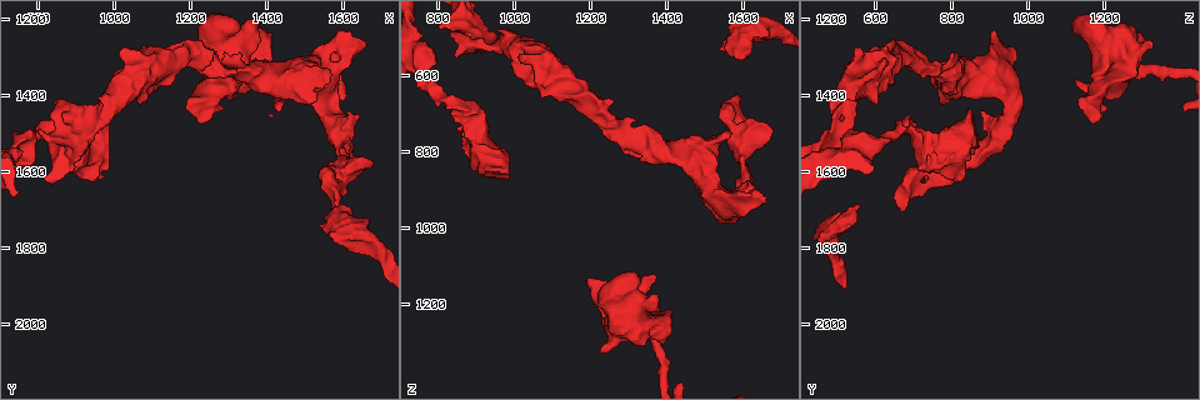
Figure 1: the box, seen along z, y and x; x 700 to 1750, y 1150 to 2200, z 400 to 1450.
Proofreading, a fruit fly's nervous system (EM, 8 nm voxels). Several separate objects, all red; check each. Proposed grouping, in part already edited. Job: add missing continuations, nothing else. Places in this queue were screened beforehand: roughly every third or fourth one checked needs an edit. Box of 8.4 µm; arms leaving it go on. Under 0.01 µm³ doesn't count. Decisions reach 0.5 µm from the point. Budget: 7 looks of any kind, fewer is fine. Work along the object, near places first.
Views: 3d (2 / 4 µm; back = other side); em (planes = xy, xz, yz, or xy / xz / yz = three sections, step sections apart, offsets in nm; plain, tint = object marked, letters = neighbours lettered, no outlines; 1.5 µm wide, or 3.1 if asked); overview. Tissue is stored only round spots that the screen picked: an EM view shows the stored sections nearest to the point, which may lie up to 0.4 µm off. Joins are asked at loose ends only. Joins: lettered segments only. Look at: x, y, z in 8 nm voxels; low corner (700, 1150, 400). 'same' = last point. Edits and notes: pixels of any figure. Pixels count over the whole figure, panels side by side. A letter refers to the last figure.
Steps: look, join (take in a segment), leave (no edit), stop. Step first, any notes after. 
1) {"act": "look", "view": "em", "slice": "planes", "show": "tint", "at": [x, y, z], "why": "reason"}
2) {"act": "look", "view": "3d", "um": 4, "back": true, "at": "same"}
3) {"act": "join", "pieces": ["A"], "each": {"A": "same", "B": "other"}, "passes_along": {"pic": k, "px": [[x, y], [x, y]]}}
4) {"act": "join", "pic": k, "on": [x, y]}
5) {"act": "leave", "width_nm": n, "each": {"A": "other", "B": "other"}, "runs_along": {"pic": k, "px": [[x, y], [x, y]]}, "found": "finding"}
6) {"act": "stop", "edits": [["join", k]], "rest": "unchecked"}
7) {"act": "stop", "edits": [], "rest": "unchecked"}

{"act": "look", "view": "3d", "um": 4, "at": [1665, 1260, 925], "why": "an open end"}

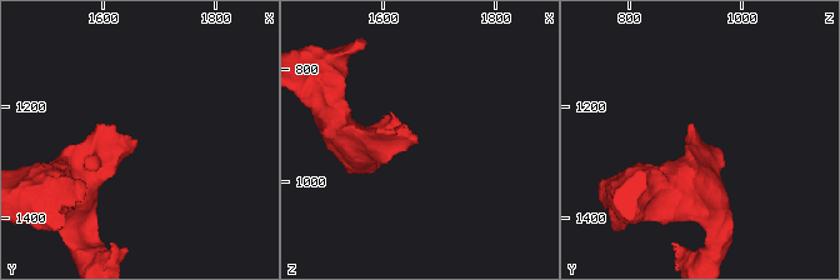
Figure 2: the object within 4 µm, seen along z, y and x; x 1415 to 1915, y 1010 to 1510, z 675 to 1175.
{"act": "look", "view": "em", "slice": "planes", "show": "plain", "at": [1665, 1265, 930], "why": "shape alone is not enough"}

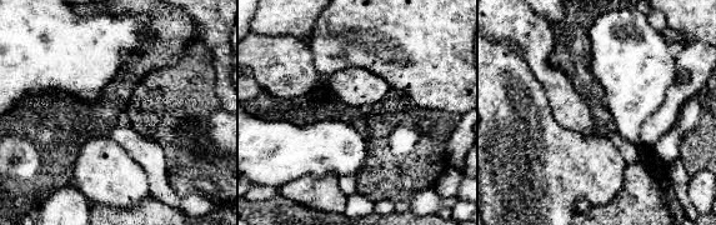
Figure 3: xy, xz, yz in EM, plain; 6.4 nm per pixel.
{"act": "look", "view": "em", "slice": "planes", "show": "letters", "at": "same", "why": "what lies round it"}

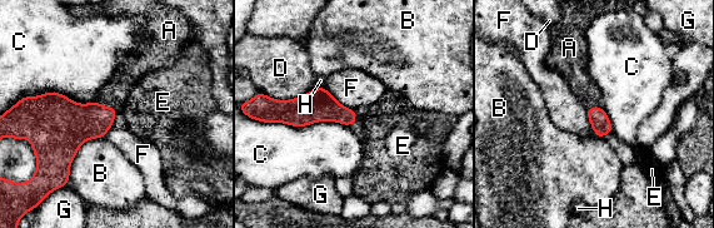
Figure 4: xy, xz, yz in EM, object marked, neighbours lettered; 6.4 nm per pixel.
{"act": "join", "pieces": ["A"], "each": {"A": "same", "B": "other", "C": "other", "D": "other", "E": "other", "F": "other", "G": "other", "H": "other"}, "found": "the cell continues"}

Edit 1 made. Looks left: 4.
{"act": "look", "view": "em", "slice": "planes", "show": "plain", "at": [1680, 1580, 755], "why": "branch stops here"}

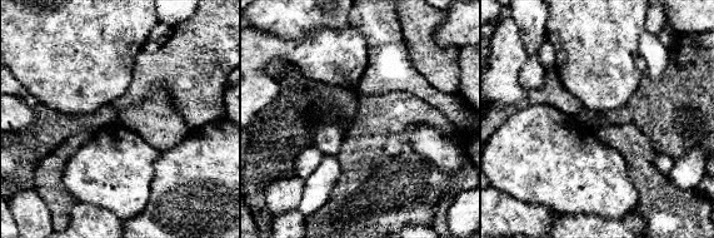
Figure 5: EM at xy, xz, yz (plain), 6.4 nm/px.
{"act": "look", "view": "em", "slice": "planes", "show": "letters", "at": "same", "why": "see the neighbours"}

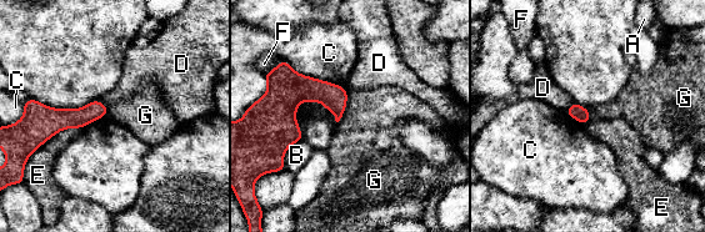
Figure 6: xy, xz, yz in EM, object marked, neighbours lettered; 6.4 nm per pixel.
{"act": "leave", "longest_contact_nm": ["C", 440], "each": {"A": "other", "B": "other", "C": "other", "D": "other", "E": "other", "F": "other", "G": "other"}, "runs_along": {"pic": 6, "px": [[344, 94], [300, 94], [280, 140]]}, "found": "none of them fits"}

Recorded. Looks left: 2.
{"act": "stop", "edits": [["join", 4]], "rest": "unchecked"}

